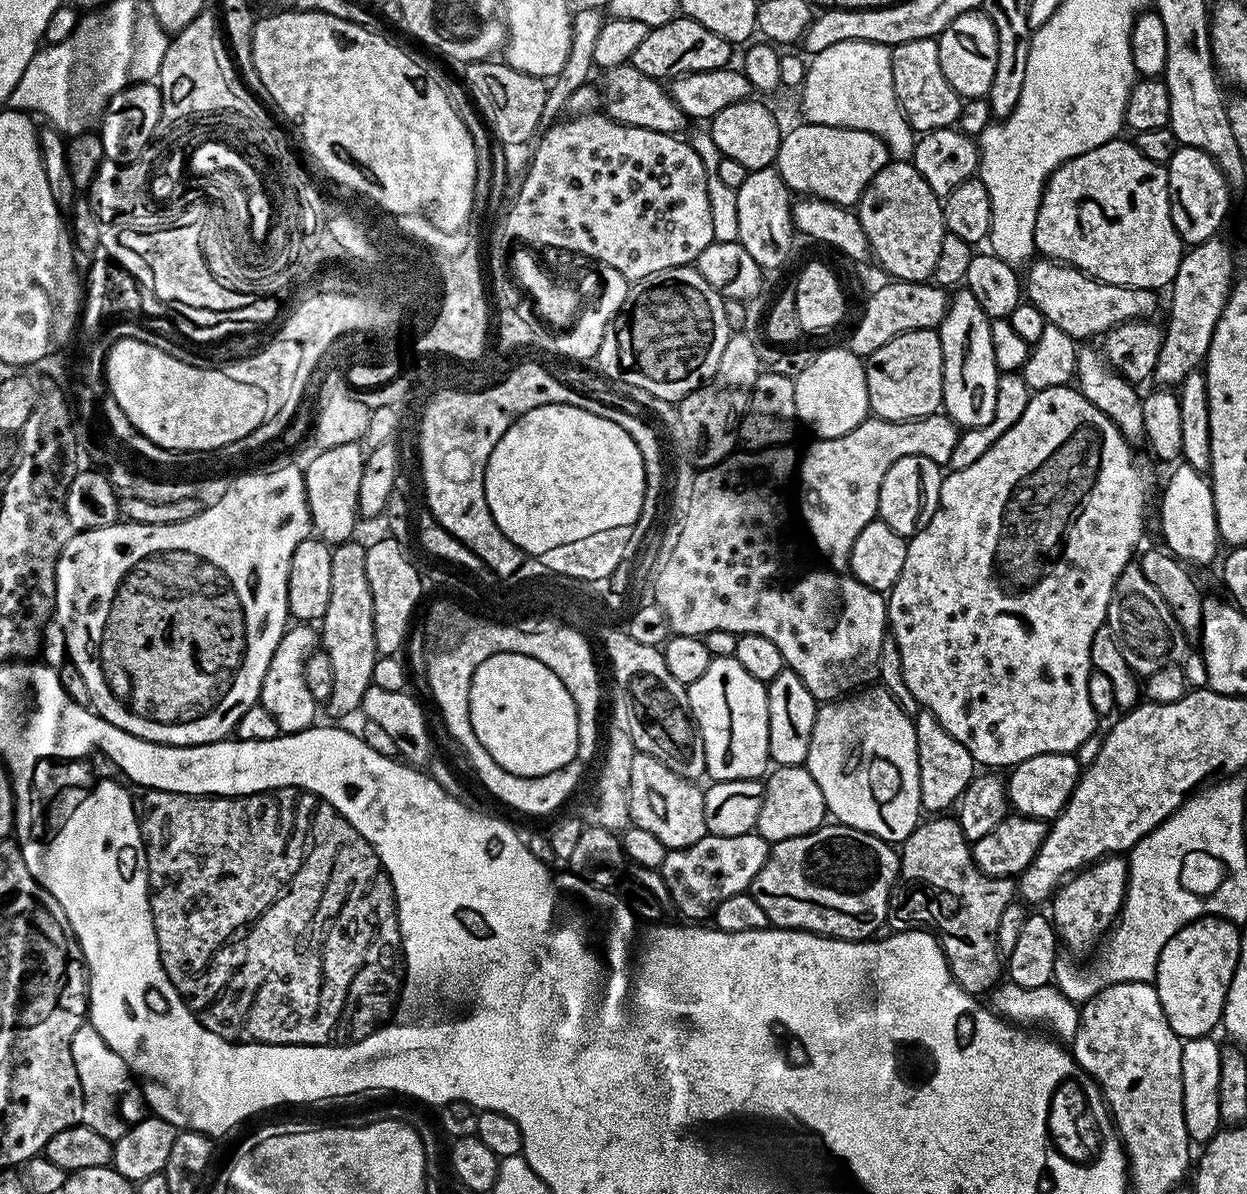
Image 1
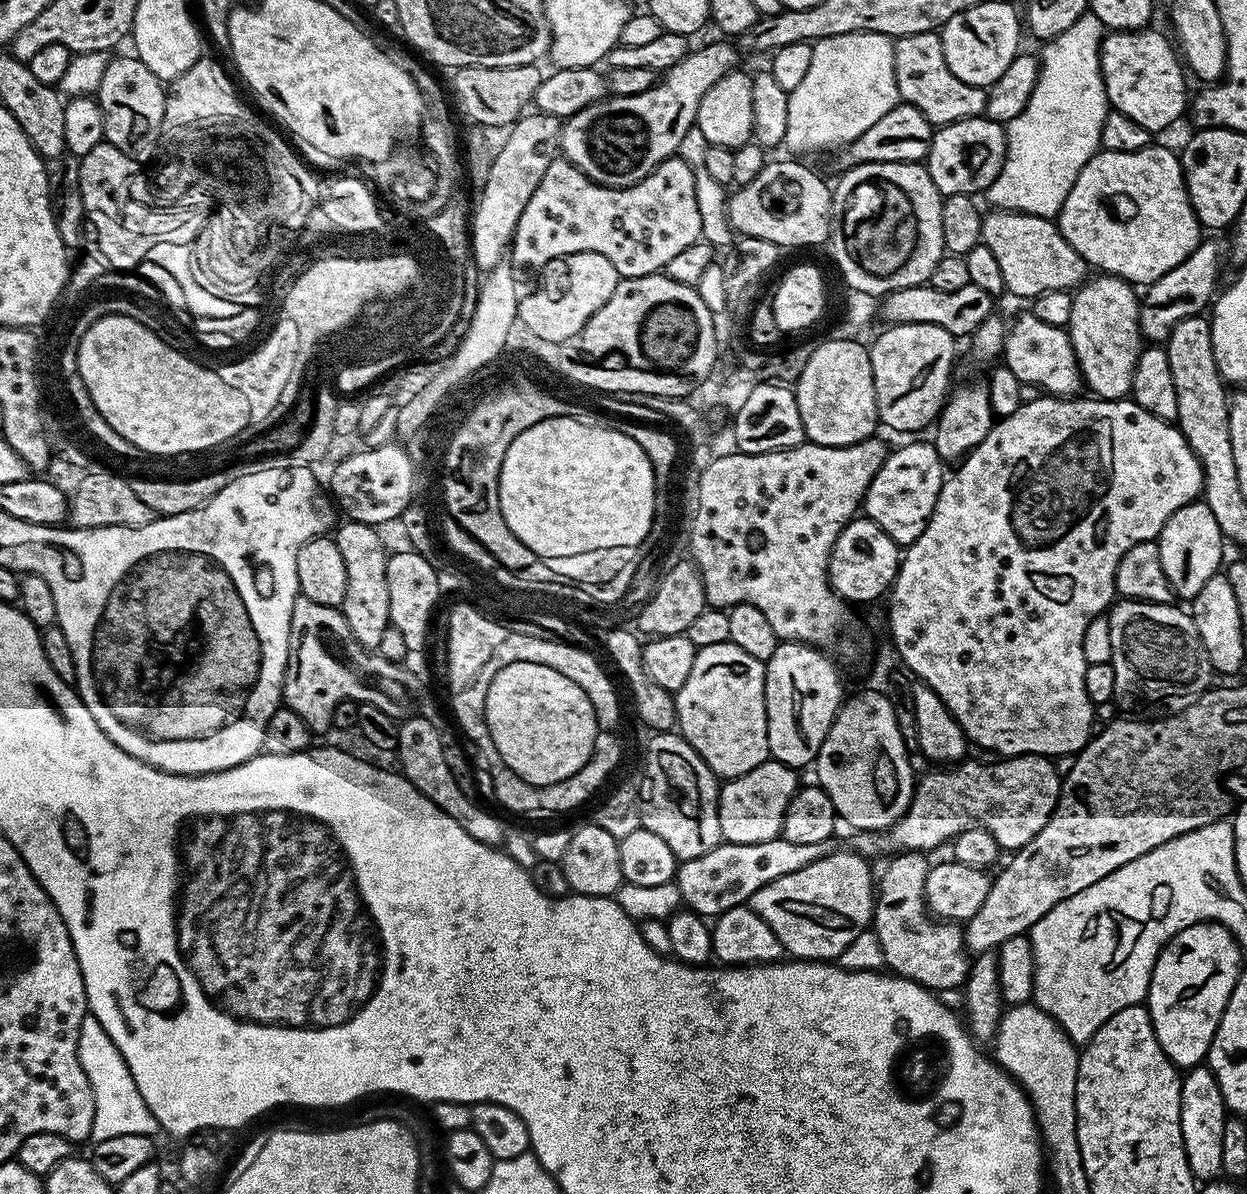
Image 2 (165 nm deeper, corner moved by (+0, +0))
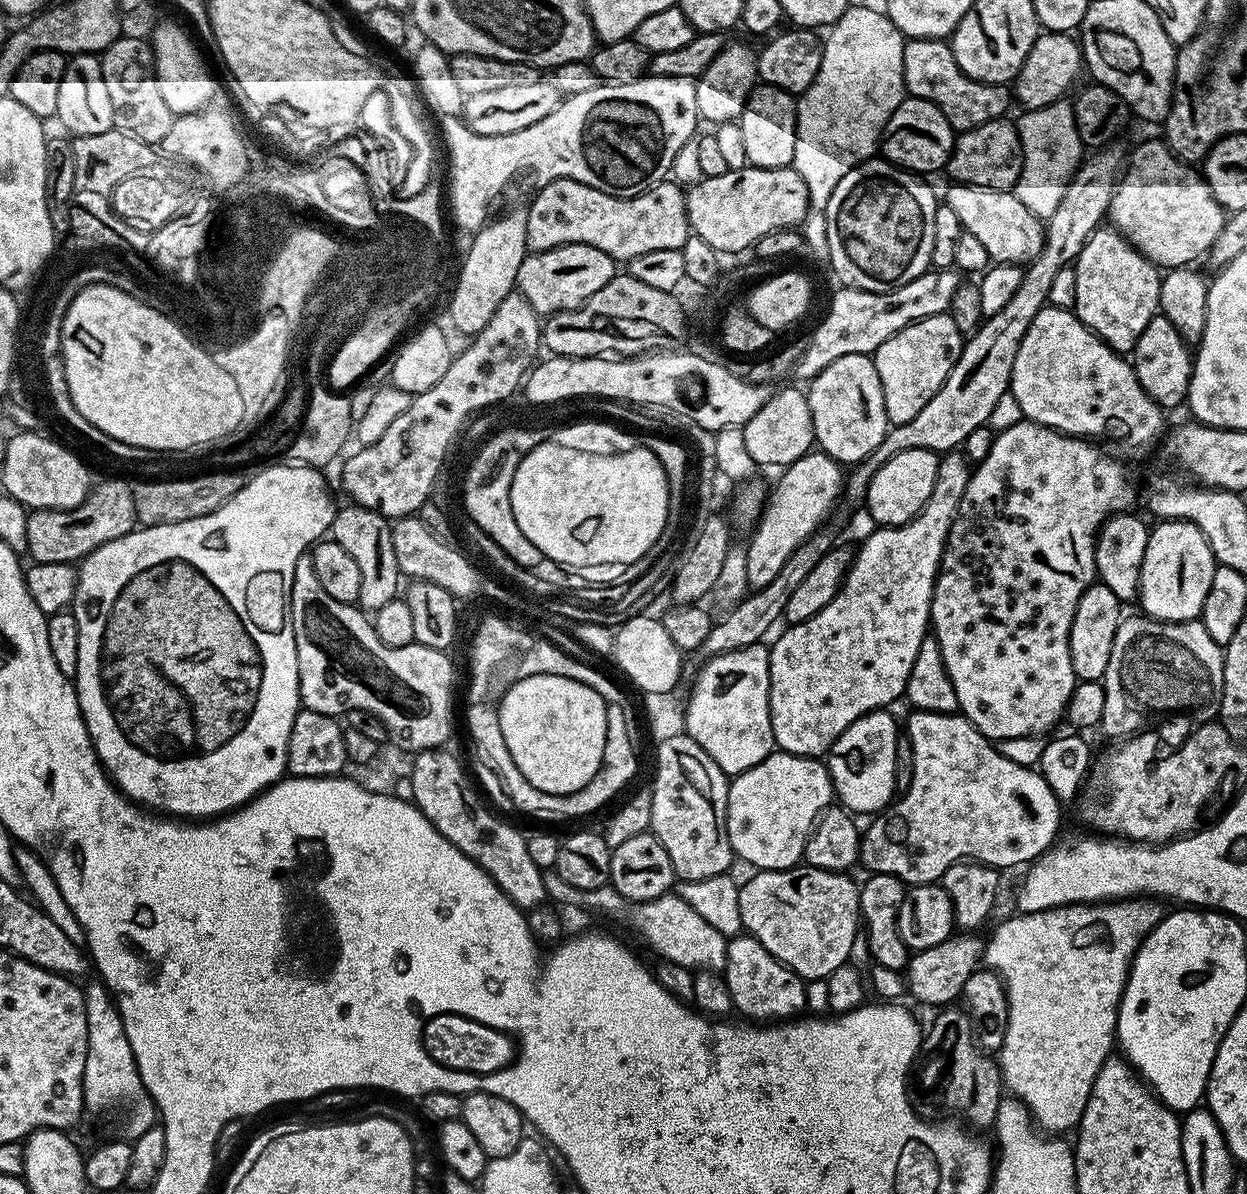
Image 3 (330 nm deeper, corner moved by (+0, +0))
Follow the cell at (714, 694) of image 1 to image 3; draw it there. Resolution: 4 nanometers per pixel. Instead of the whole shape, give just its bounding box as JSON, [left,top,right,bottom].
[683,643,774,778]

